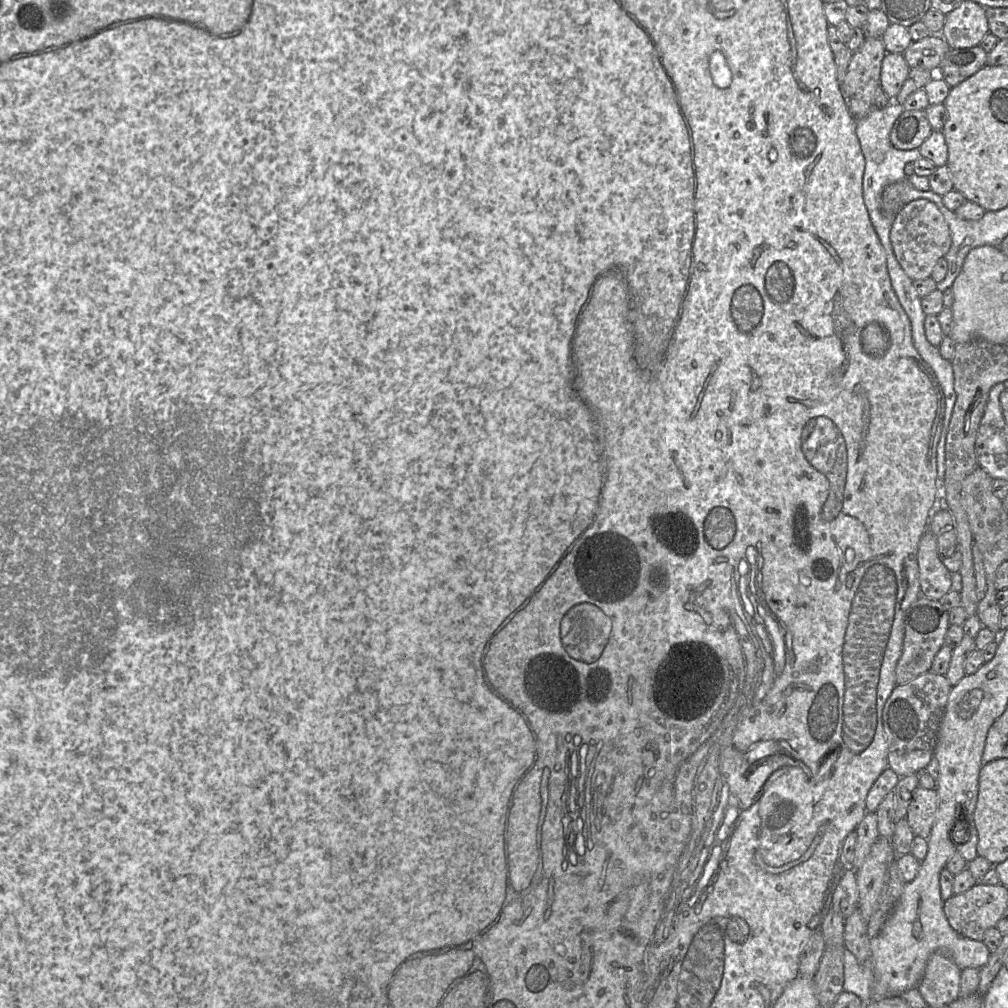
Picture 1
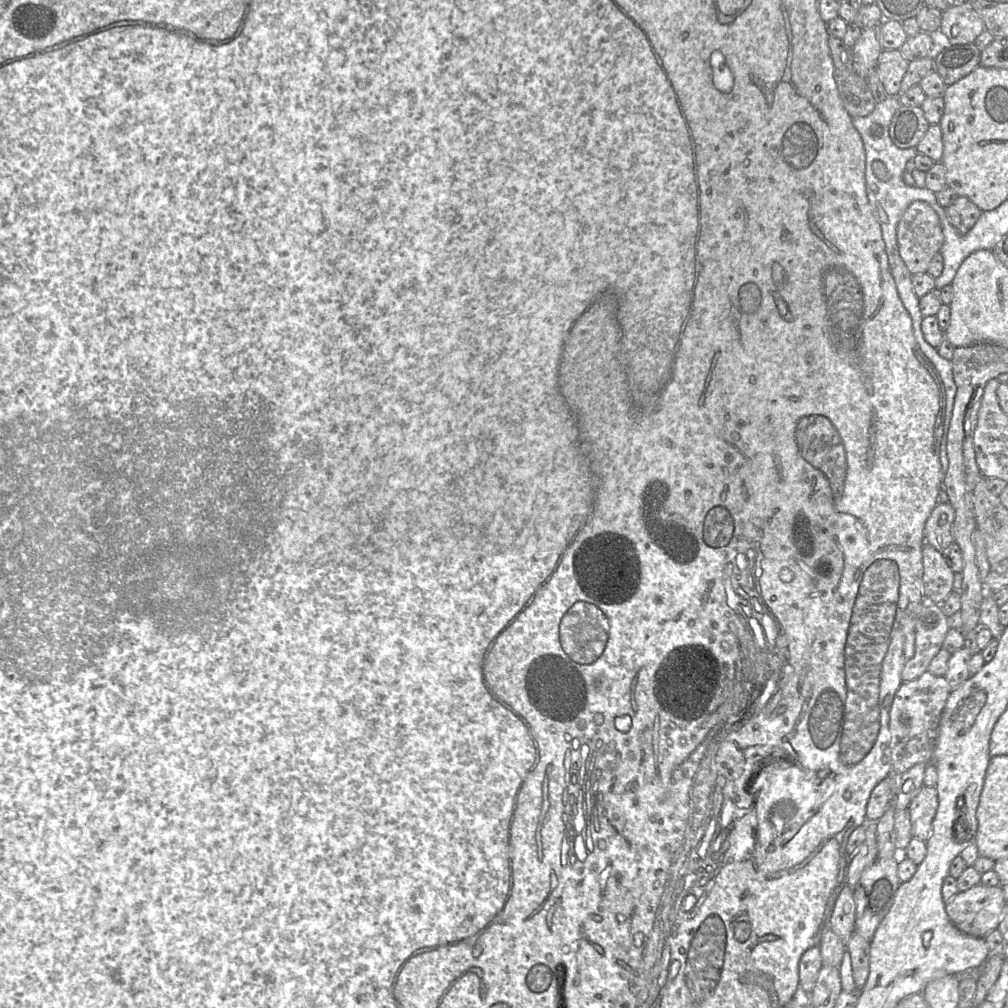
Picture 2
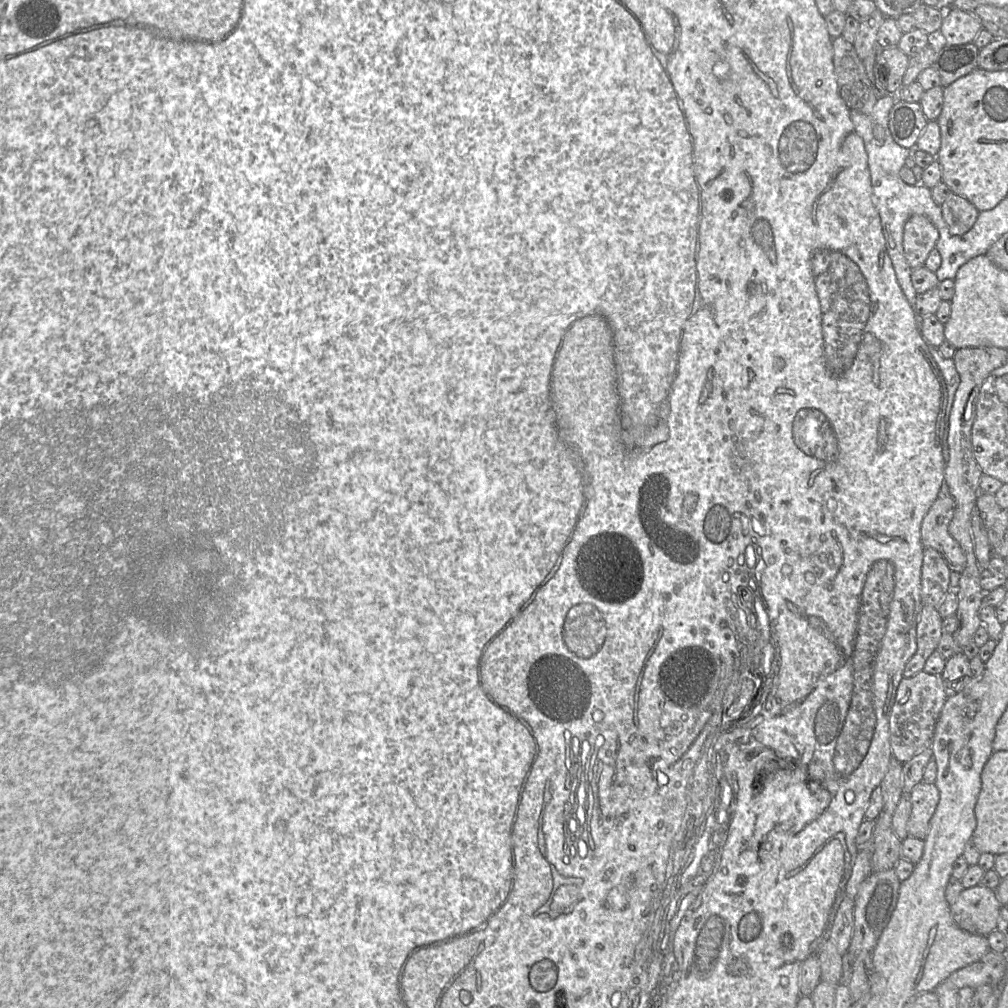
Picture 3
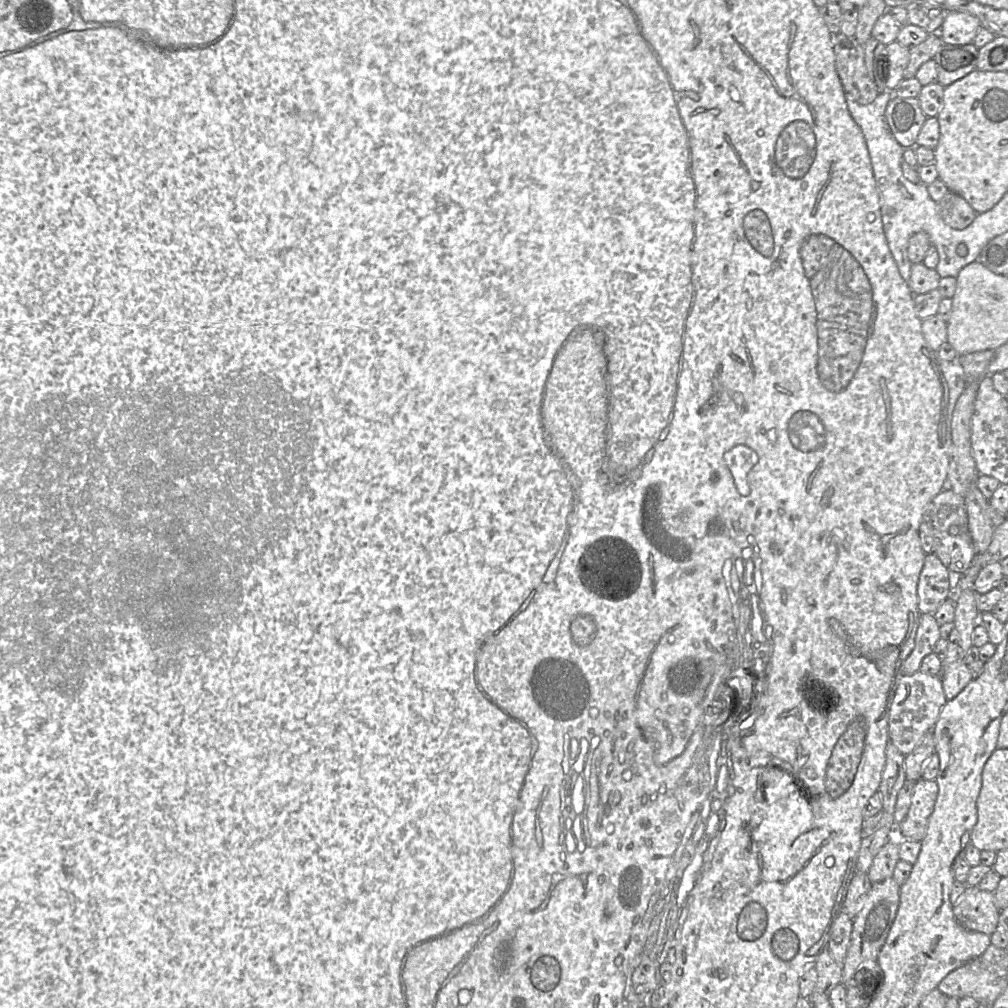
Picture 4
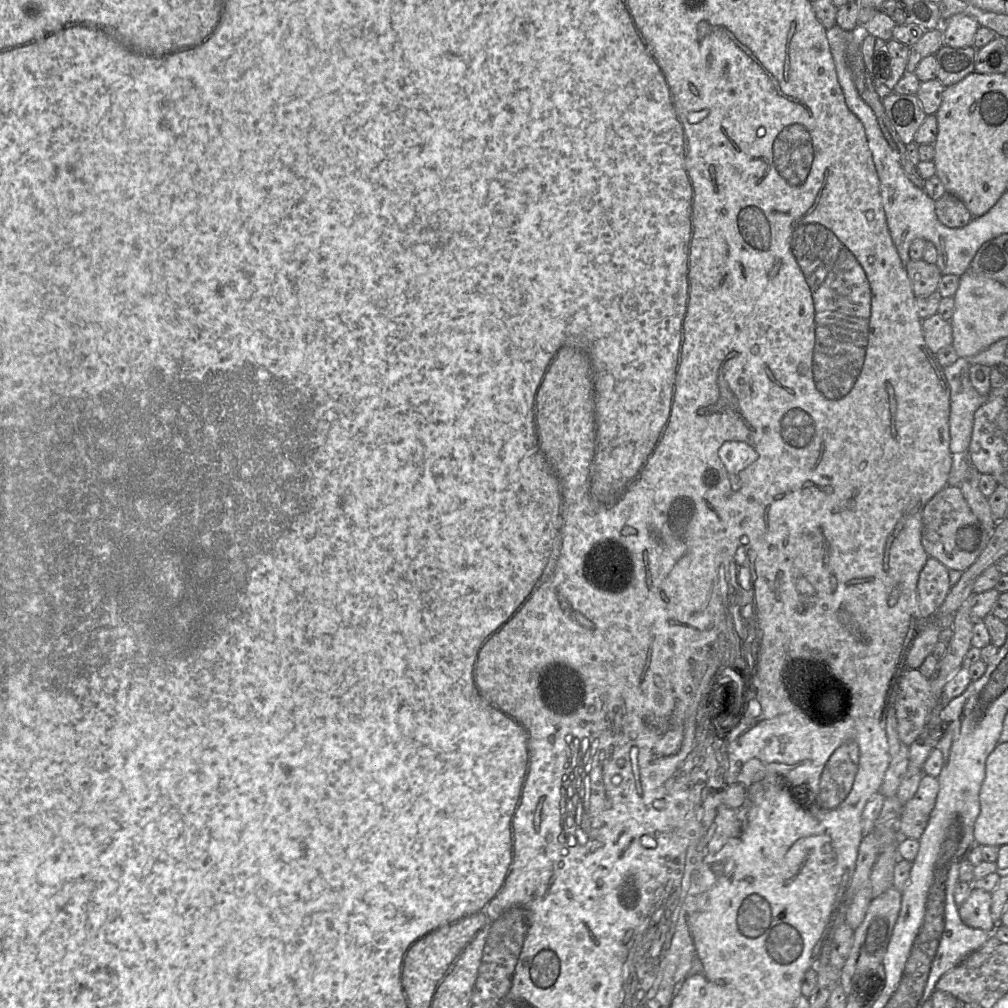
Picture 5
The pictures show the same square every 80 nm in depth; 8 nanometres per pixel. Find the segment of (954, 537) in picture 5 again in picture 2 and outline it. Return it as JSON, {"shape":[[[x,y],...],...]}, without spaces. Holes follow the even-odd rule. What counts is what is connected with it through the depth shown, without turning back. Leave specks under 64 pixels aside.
{"shape":[[[938,503],[926,521],[924,538],[926,544],[941,553],[954,573],[962,573],[964,560],[953,537],[954,518],[955,511],[950,503]]]}

